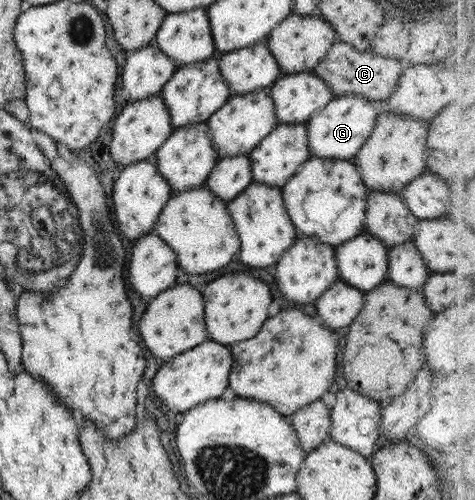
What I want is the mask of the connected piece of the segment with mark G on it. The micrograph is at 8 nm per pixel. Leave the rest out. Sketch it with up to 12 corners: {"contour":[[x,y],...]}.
{"contour":[[333,97],[305,123],[310,157],[350,161],[377,104]]}

